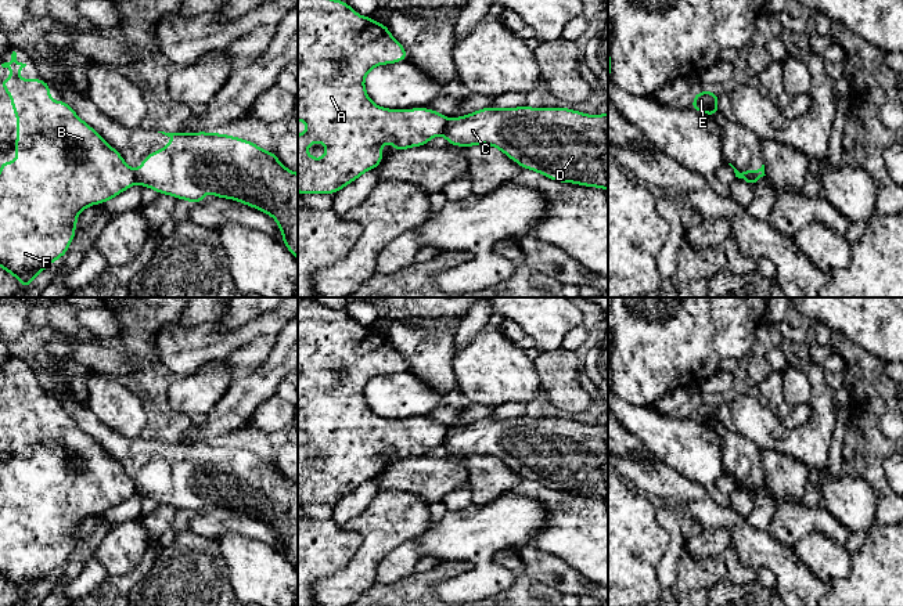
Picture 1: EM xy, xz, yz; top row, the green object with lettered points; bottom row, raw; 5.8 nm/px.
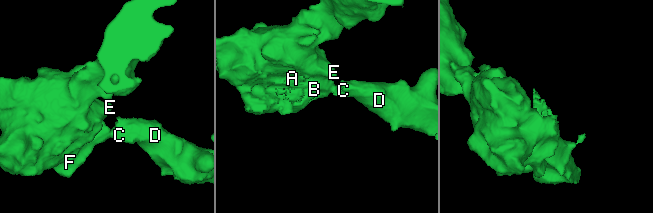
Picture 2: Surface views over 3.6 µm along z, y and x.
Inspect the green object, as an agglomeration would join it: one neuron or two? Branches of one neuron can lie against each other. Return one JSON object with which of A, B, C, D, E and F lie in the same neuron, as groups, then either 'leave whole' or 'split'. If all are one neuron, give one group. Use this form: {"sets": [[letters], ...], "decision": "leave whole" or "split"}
{"sets": [["A", "B", "E", "F"], ["C", "D"]], "decision": "split"}

